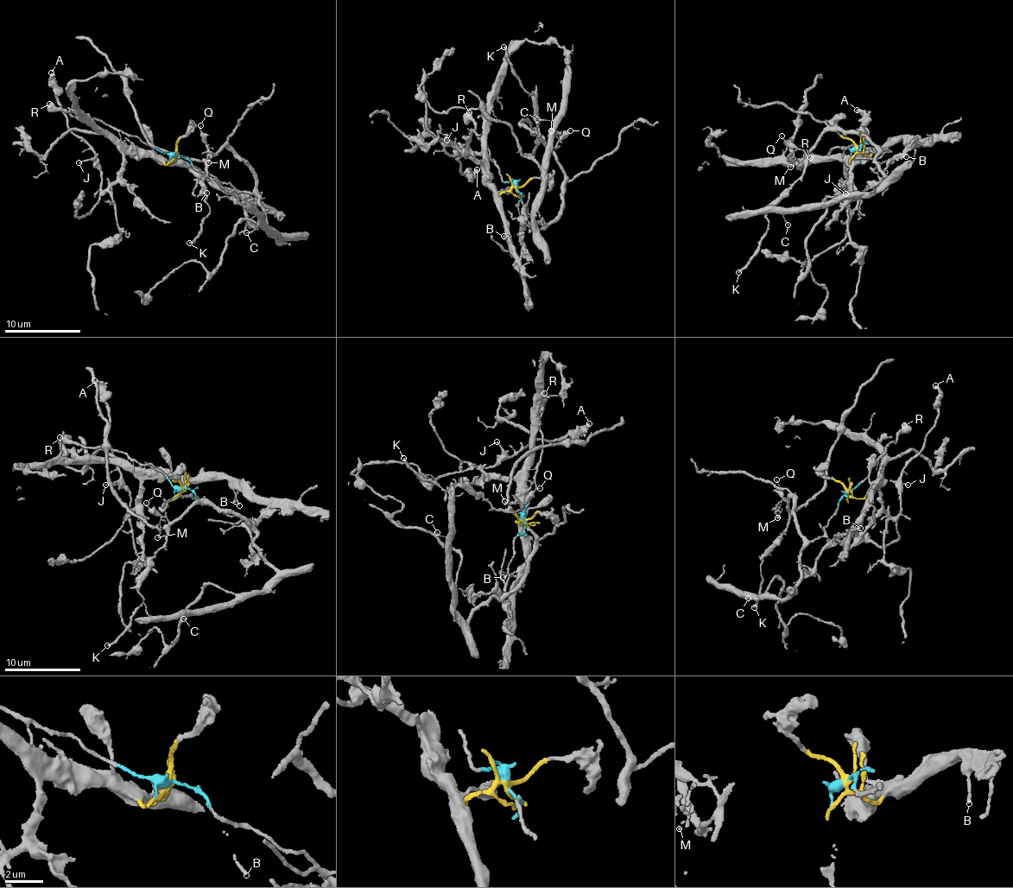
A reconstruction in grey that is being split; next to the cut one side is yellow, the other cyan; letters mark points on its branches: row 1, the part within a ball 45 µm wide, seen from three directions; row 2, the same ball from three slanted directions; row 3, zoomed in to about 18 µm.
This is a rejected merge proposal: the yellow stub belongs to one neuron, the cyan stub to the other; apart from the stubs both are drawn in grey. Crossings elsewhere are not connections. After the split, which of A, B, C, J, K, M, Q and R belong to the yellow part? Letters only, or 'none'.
A, B, J

